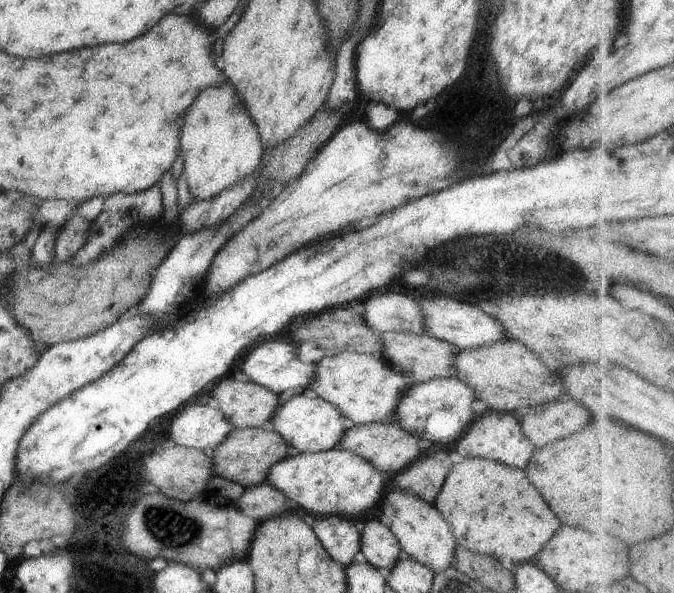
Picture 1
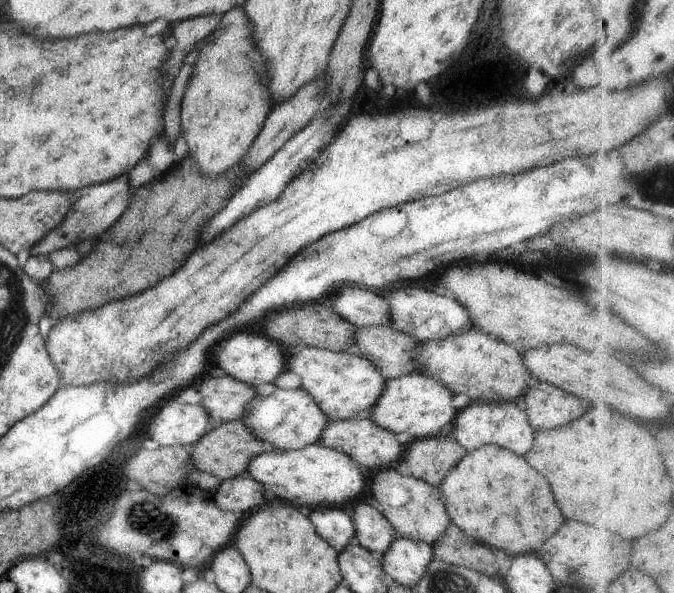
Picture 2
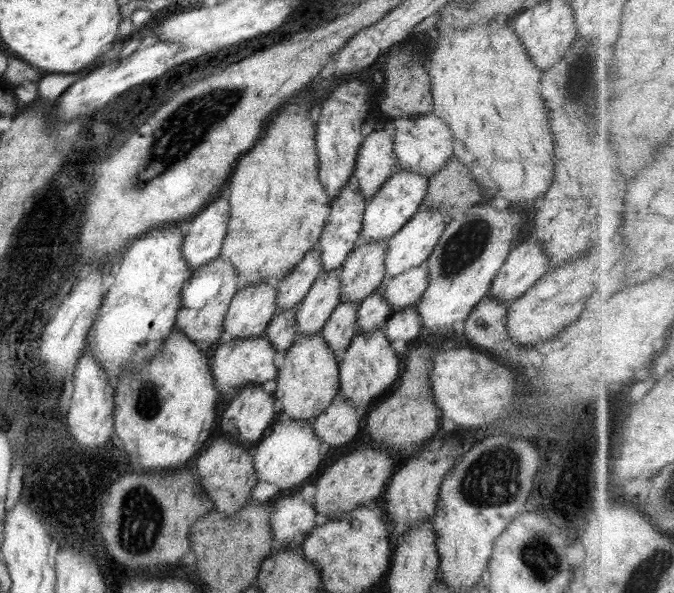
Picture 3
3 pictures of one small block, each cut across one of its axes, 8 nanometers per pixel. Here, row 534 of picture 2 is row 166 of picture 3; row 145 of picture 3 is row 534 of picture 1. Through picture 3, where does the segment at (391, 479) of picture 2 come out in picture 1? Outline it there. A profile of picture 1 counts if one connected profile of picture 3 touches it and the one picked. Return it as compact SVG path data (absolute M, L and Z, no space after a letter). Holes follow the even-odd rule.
M393 488L388 494L385 494L384 503L382 503L382 516L378 520L388 522L390 520L390 530L394 533L396 540L400 543L403 554L412 556L422 564L426 564L434 574L452 568L454 562L454 550L456 550L456 540L446 524L446 520L441 512L434 507L434 504L414 496L414 492L408 490L398 490Z

